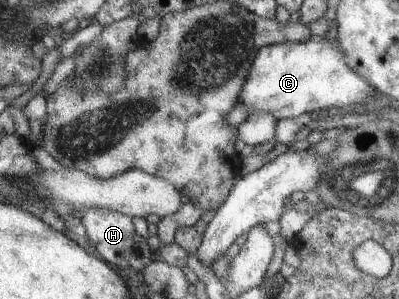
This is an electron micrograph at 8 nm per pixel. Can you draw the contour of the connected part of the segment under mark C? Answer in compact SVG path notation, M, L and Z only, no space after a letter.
M314 36L308 42L277 43L260 50L251 77L244 84L241 102L252 115L257 111L272 112L278 121L321 109L347 110L368 101L378 90L362 78L347 62L347 55L336 41Z

